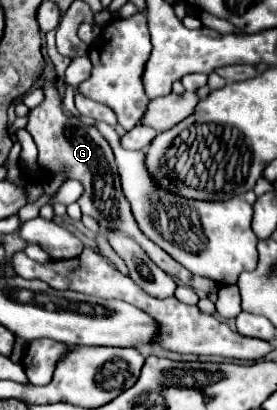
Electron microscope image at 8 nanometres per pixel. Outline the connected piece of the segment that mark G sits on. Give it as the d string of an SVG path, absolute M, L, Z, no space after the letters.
M45 84L45 100L31 110L31 126L29 132L39 148L39 158L37 158L37 172L31 172L29 178L39 180L39 176L43 174L63 174L65 180L77 180L83 184L83 194L77 200L81 206L81 212L85 216L91 216L99 222L99 228L119 228L121 232L127 232L127 236L131 236L145 252L147 256L151 256L151 260L169 276L173 276L175 280L181 280L183 284L195 288L195 290L203 290L203 292L217 292L219 286L209 280L209 278L199 278L193 276L187 268L183 268L177 260L173 260L171 256L167 256L167 252L163 252L155 242L147 240L147 236L143 236L143 232L139 232L139 226L135 224L133 212L131 212L131 204L127 204L121 184L119 184L119 172L117 172L117 164L115 164L115 156L111 152L111 146L107 144L107 140L99 134L97 128L87 126L85 122L81 122L79 118L67 118L61 110L61 98L55 90L53 84Z

